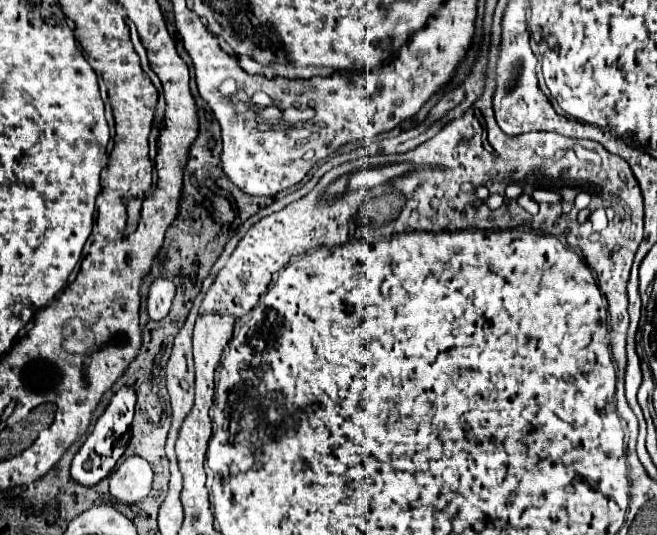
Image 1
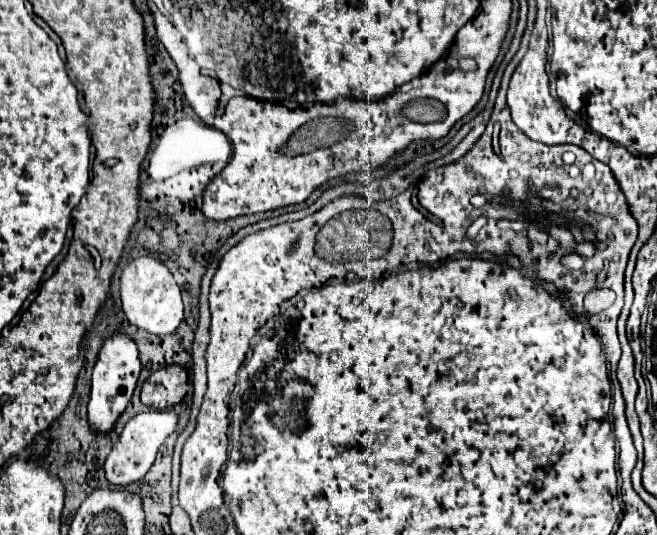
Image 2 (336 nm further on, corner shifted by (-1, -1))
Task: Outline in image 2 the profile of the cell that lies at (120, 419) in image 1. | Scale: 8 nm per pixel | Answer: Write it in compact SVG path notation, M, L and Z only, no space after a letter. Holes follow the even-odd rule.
M114 335L104 341L98 361L92 371L92 393L90 393L90 403L88 403L88 423L94 433L108 435L114 427L120 415L126 411L130 405L132 393L136 389L136 381L140 375L140 359L138 359L138 349L136 343L126 337L126 335Z

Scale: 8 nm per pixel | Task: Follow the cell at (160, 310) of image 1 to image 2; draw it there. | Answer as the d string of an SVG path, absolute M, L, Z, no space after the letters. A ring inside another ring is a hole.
M138 257L132 259L120 277L120 295L122 295L122 309L132 325L144 329L154 335L174 333L184 319L184 303L182 291L174 281L168 267L154 259L154 257Z

